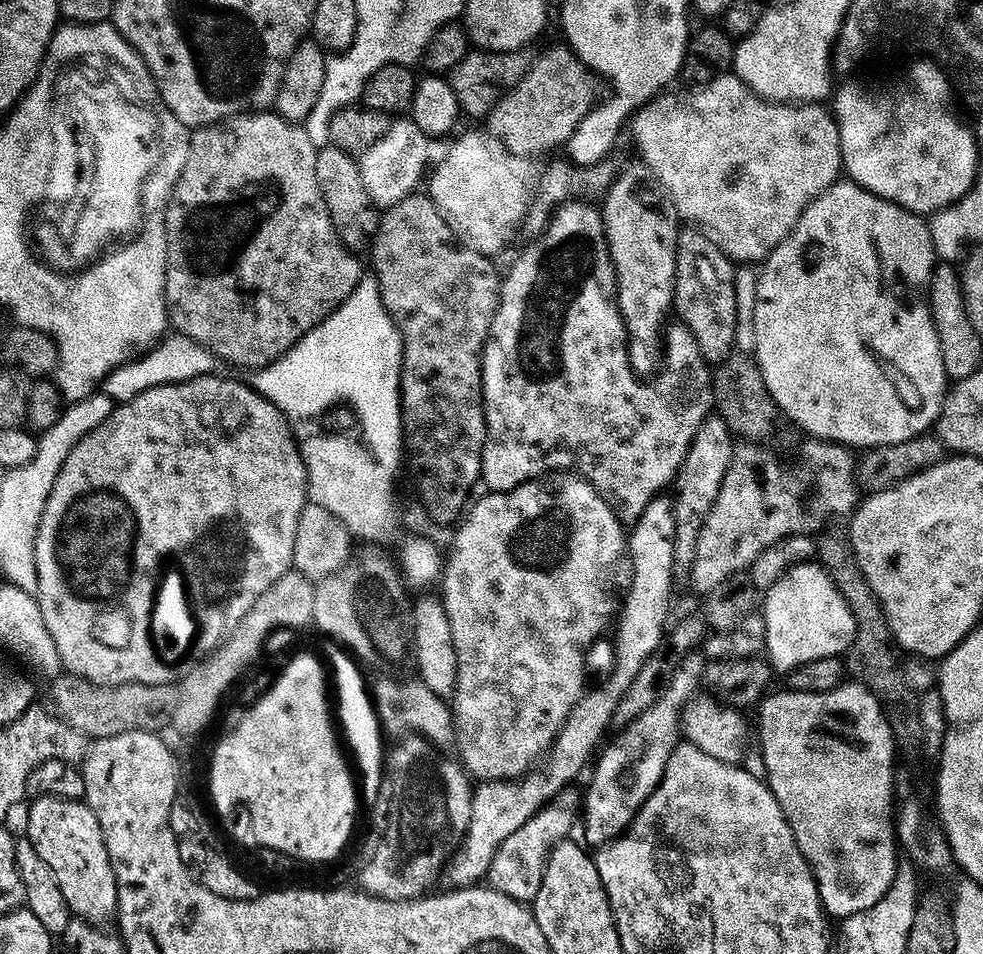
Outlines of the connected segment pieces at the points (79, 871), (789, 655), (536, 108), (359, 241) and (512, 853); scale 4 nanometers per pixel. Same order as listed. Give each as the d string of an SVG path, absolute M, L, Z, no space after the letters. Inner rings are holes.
M53 796L37 799L36 804L28 812L27 839L31 841L34 850L42 862L50 866L56 879L56 885L73 917L87 921L93 926L104 926L117 915L116 875L108 860L108 851L104 846L104 832L100 829L96 815L87 803L78 800L55 800Z
M819 563L799 564L798 567L789 570L766 593L762 600L762 608L763 604L762 615L766 622L766 659L771 664L773 673L787 674L822 658L834 660L843 657L851 649L856 633L854 614L850 614L842 594L836 589L836 583Z
M548 48L537 60L535 57L531 61L524 80L492 109L486 120L487 127L521 158L544 156L555 148L563 149L574 130L578 130L581 122L597 107L595 83L593 73L571 48Z
M324 146L316 153L316 173L324 205L328 208L338 238L351 252L363 253L363 248L365 251L371 245L372 238L376 234L379 217L376 205L366 194L359 163L347 152Z
M569 790L557 796L547 808L541 810L534 818L530 818L530 822L526 822L526 826L522 826L518 834L506 838L498 854L494 854L486 877L487 883L495 892L501 892L512 900L535 901L552 849L558 844L565 843L571 837L568 835L571 834L572 827L575 824L577 827L578 796L576 800L574 793L575 791Z

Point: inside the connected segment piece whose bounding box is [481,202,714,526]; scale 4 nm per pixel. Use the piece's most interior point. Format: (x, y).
(558, 388)

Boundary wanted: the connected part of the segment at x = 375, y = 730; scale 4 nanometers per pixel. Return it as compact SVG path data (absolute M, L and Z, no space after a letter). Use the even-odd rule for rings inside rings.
M347 654L336 655L332 662L334 664L334 686L338 688L338 722L343 735L346 738L356 756L363 778L362 800L368 804L377 805L380 801L380 790L383 784L384 761L386 750L382 748L382 725L379 716L376 715L371 697L366 694L364 682L362 680L361 667ZM382 737L382 738L381 738ZM364 782L364 784L363 784Z

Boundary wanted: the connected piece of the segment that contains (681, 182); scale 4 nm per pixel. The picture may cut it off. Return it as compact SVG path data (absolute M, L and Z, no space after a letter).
M725 74L719 76L714 82L697 87L695 90L684 90L677 96L661 94L654 100L649 100L630 121L630 132L636 139L636 144L640 147L640 152L644 155L643 163L647 171L658 181L659 187L672 195L672 200L676 203L676 208L689 220L689 225L703 230L707 235L715 240L716 245L723 250L729 260L740 264L763 265L770 253L784 241L794 230L794 226L800 221L800 216L807 210L812 202L832 187L841 179L844 159L840 149L840 131L836 125L833 113L824 109L820 104L802 104L799 106L789 106L787 104L770 104L760 96L756 96L746 87L735 74Z

